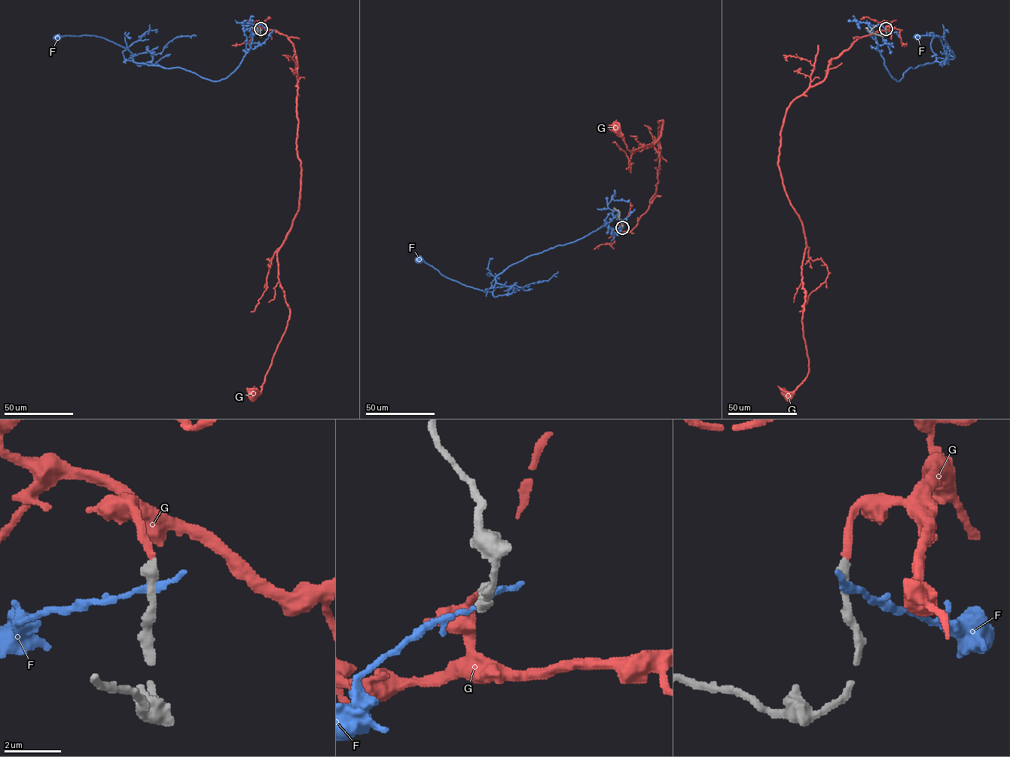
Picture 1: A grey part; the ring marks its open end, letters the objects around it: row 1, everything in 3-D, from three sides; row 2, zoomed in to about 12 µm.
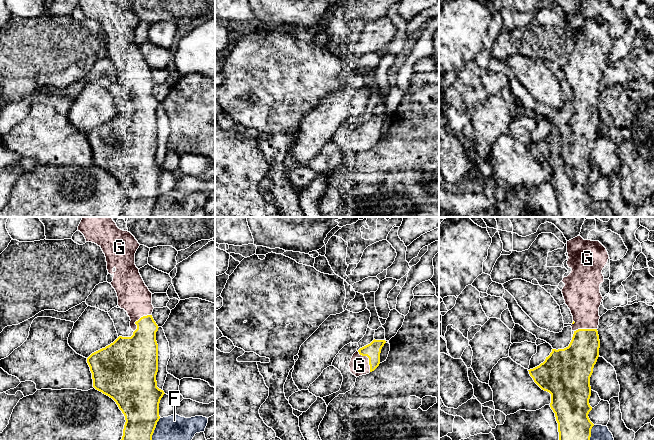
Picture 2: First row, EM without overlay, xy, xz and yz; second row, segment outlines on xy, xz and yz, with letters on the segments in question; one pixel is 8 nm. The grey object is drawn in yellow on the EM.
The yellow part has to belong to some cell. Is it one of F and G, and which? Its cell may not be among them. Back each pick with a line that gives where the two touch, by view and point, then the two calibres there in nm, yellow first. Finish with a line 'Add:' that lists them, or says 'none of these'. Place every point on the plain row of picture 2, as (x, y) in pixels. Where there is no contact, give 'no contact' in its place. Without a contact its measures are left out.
G: contact xy (139, 95); calibres 280 and 260 nm
Add: G

